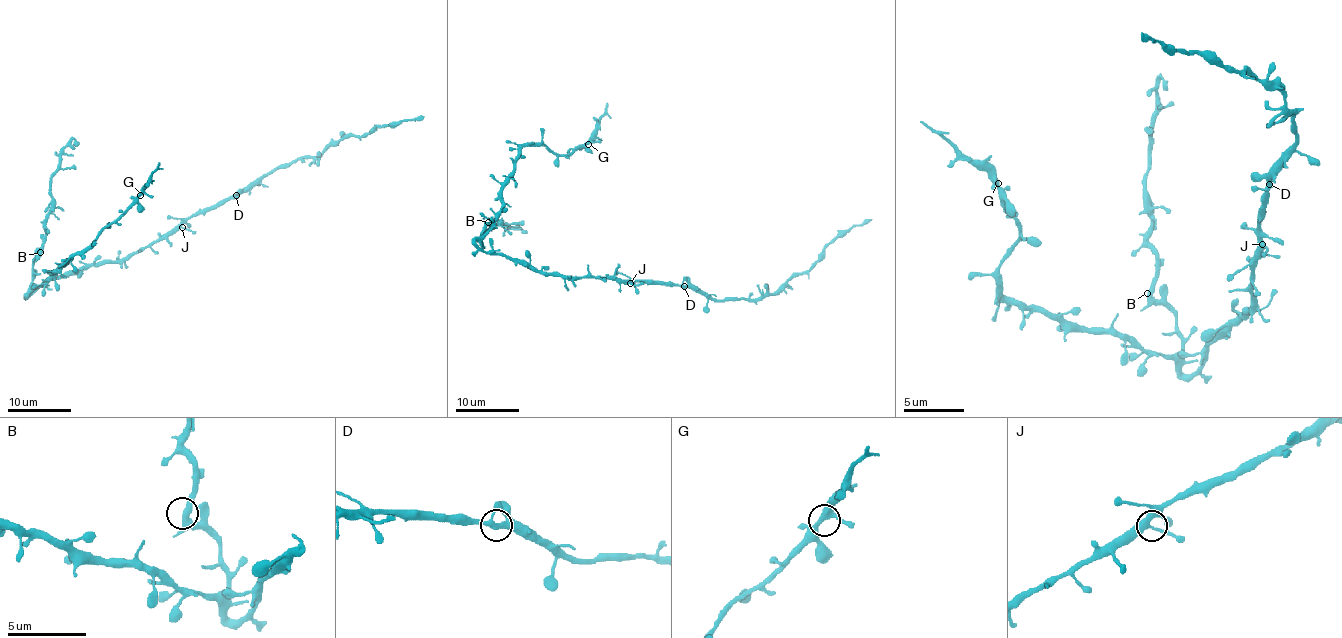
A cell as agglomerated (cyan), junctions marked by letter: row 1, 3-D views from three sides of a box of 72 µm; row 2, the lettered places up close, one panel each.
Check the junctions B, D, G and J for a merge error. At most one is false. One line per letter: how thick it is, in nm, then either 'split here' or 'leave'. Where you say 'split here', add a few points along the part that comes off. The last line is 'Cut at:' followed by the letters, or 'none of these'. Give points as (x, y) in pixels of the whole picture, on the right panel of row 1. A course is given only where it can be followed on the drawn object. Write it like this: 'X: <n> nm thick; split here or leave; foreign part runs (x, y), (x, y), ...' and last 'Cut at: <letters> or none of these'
B: 340 nm thick; leave
D: 320 nm thick; leave
G: 340 nm thick; leave
J: 360 nm thick; leave
Cut at: none of these

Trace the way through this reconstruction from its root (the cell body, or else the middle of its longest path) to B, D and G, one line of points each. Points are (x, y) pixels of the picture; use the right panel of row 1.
B: (1253, 305), (1208, 347), (1208, 354), (1202, 360), (1186, 363), (1177, 317), (1147, 293)
D: (1253, 305), (1256, 223), (1269, 183)
G: (1253, 305), (1202, 360), (1186, 363), (1019, 308), (1001, 293), (998, 265), (1019, 238), (1019, 220), (998, 183)

